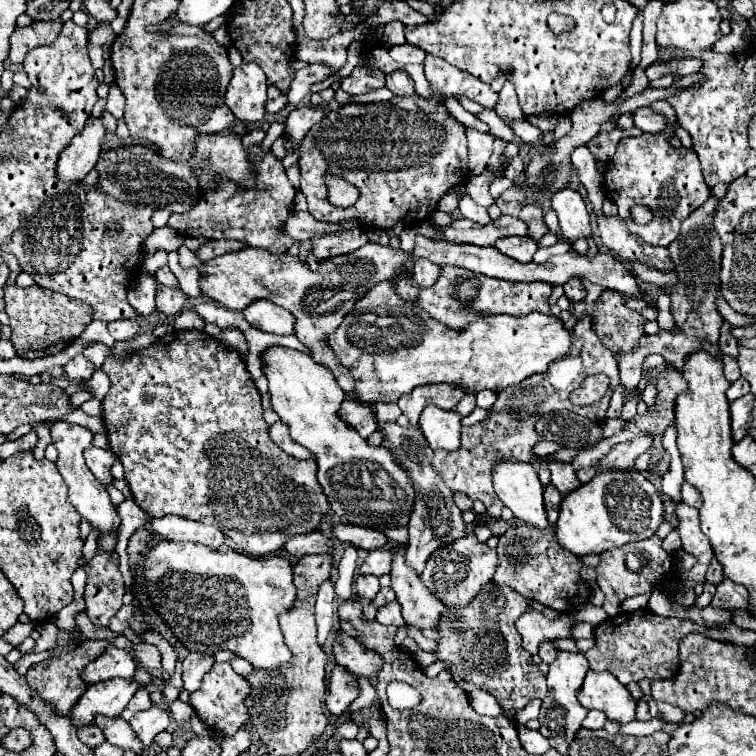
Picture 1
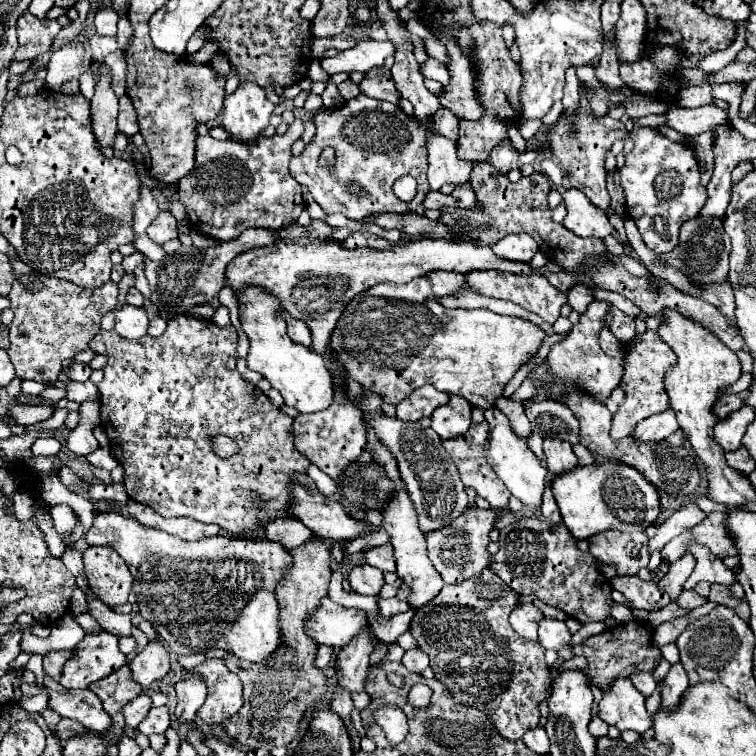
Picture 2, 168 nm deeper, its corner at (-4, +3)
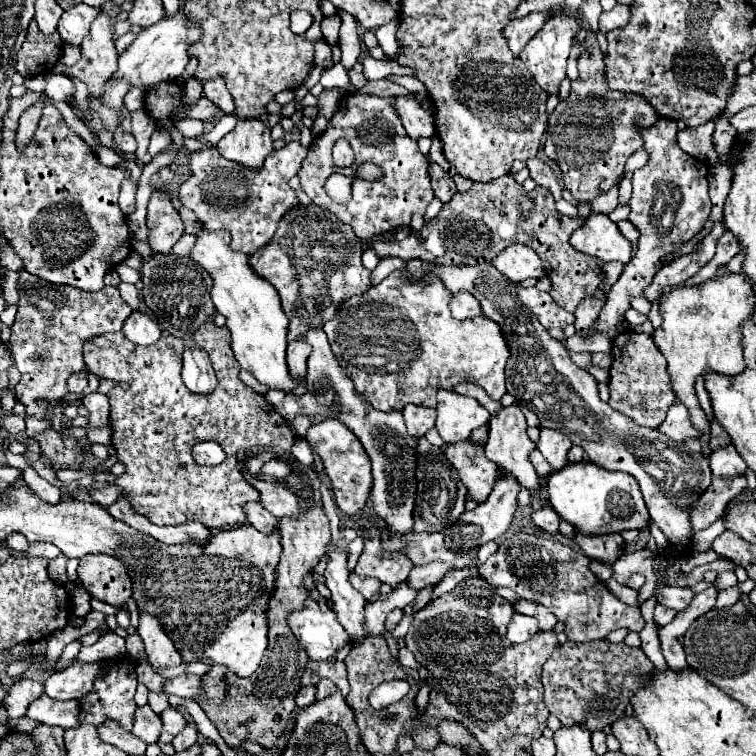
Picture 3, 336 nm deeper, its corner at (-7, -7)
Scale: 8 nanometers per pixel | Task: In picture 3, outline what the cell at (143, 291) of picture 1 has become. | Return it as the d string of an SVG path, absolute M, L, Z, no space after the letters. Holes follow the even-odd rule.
M121 282L119 284L119 294L133 310L139 310L139 290L133 284L123 284Z

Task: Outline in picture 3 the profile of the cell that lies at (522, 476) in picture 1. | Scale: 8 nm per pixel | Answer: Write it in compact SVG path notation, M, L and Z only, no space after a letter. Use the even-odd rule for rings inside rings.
M509 406L499 410L489 420L489 438L485 444L485 456L495 462L505 474L513 474L521 488L527 488L531 494L541 492L541 478L537 476L533 464L529 462L529 454L535 450L535 444L527 436L527 422L523 412L517 406Z

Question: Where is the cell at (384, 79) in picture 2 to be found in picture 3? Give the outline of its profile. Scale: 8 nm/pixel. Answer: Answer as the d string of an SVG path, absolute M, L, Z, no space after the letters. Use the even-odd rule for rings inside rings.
M407 94L407 96L397 96L395 98L395 110L399 112L399 118L407 130L407 134L411 138L419 138L419 136L431 136L431 122L433 116L427 114L419 102L415 100L415 94Z

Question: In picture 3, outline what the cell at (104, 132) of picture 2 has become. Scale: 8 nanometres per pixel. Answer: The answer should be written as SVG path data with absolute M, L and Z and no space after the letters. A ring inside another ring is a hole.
M101 14L91 24L89 34L81 42L81 60L75 66L67 67L58 62L54 73L71 74L87 84L89 98L103 92L103 84L115 74L119 56L115 50L113 20Z

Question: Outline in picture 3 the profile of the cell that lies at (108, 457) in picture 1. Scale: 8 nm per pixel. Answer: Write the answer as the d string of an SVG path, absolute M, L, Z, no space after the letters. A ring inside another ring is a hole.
M99 392L83 396L83 406L89 410L87 428L101 428L109 424L109 398Z

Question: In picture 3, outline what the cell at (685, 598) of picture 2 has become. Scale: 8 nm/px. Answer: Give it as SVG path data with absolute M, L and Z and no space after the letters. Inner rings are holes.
M663 588L657 594L657 602L667 608L673 608L677 612L683 612L683 608L687 608L687 604L691 604L693 596L695 594L691 588Z

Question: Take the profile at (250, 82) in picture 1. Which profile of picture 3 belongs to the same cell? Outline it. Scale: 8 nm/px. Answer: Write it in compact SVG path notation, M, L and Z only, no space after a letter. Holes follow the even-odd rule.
M259 118L239 120L237 126L221 138L217 150L227 160L249 168L259 168L263 166L265 158L273 152L271 130Z

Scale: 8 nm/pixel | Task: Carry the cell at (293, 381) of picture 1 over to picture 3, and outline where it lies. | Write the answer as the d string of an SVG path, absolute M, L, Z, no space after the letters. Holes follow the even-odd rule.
M199 230L191 258L213 276L215 284L211 290L211 300L215 308L227 318L235 360L241 364L241 368L249 370L263 386L277 388L289 394L297 386L305 386L305 378L295 380L285 362L289 318L283 312L277 290L249 268L249 256L233 252L229 248L229 240L231 236L227 232Z

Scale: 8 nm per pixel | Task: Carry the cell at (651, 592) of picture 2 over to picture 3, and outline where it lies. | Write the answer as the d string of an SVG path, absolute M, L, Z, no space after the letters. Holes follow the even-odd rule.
M657 604L655 606L655 614L653 614L653 620L659 624L659 626L665 626L667 622L671 622L673 618L675 618L675 610L669 610L667 606L661 606L661 604Z

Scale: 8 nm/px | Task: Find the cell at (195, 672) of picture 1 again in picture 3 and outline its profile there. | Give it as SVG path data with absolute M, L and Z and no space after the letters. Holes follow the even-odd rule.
M187 722L187 728L183 728L183 732L179 732L179 736L175 736L171 744L177 752L181 752L181 750L191 748L195 742L197 742L197 728L195 728L195 724Z

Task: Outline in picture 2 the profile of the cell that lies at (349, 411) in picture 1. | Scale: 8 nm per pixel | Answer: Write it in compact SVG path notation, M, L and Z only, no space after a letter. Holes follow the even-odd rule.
M340 400L332 402L326 410L314 414L300 414L294 418L294 438L296 448L310 458L322 472L326 472L334 482L340 482L344 470L356 462L366 450L366 434L364 434L364 418L360 418L360 410L352 404L342 404Z

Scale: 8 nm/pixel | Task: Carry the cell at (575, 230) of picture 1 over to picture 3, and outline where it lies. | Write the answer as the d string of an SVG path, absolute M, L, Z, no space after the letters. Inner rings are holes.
M591 212L585 218L585 224L571 234L571 244L573 248L597 256L605 262L621 260L627 264L631 260L631 242L605 214Z

